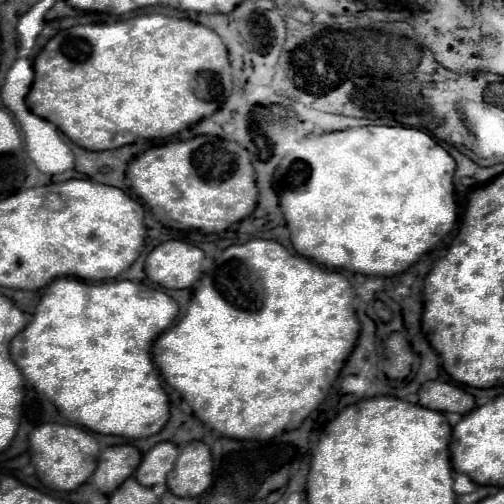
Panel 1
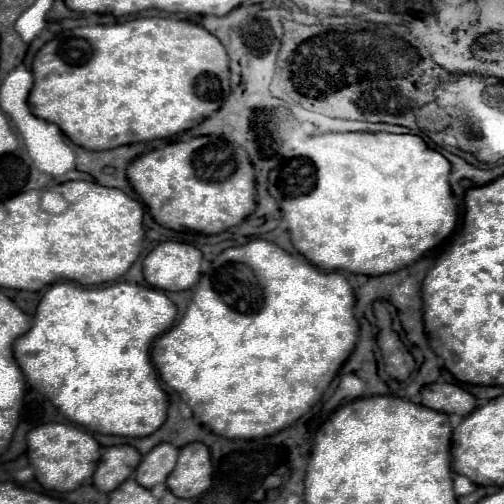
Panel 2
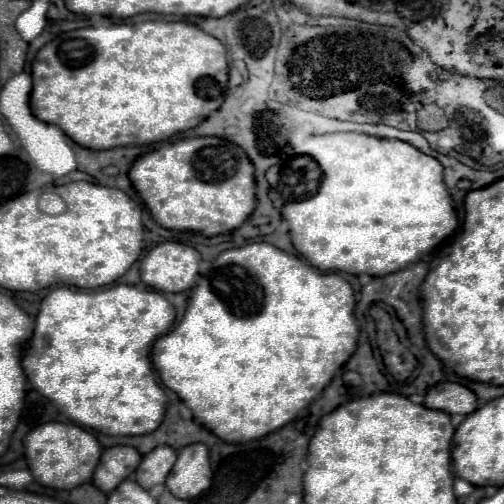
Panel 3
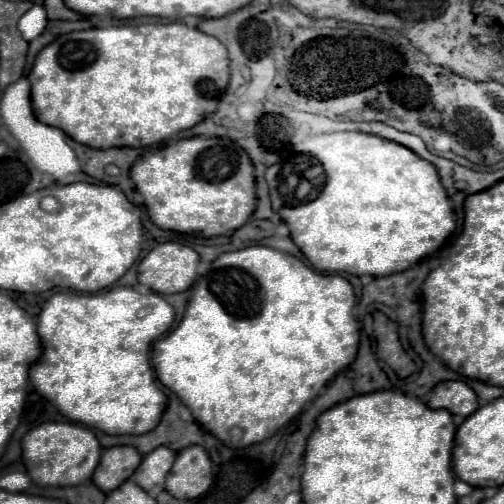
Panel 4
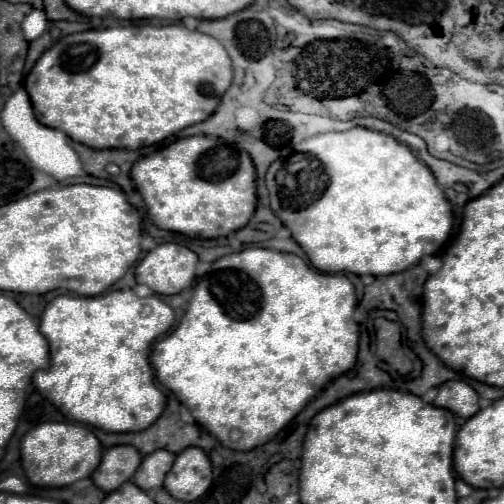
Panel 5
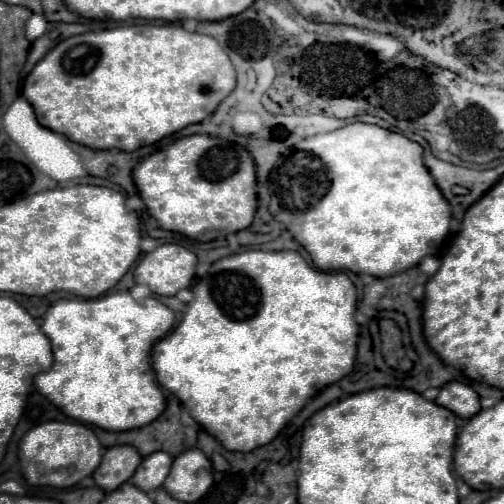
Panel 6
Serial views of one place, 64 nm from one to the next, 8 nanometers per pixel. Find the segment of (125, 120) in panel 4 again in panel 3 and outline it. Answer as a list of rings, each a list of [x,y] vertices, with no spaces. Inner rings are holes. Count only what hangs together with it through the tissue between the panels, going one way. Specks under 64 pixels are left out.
[[[152,20],[152,22],[140,22],[140,24],[116,24],[116,26],[100,26],[100,28],[80,28],[72,32],[64,32],[56,36],[52,42],[48,42],[44,48],[38,50],[34,64],[32,64],[32,112],[38,120],[44,120],[48,124],[56,124],[62,128],[76,144],[92,150],[108,150],[116,146],[144,146],[150,142],[160,142],[166,140],[178,132],[190,130],[198,126],[210,112],[218,110],[222,104],[222,96],[226,92],[228,84],[228,58],[226,58],[226,48],[216,40],[214,36],[206,34],[194,24],[188,22],[162,22],[162,20]]]

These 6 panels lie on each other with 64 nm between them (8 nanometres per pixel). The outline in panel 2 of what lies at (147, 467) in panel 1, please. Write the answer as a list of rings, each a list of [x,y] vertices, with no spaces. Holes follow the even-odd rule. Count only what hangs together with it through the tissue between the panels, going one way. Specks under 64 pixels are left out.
[[[158,444],[152,448],[136,468],[136,482],[144,488],[152,488],[160,482],[166,482],[168,474],[174,470],[178,458],[178,448],[172,444]]]

